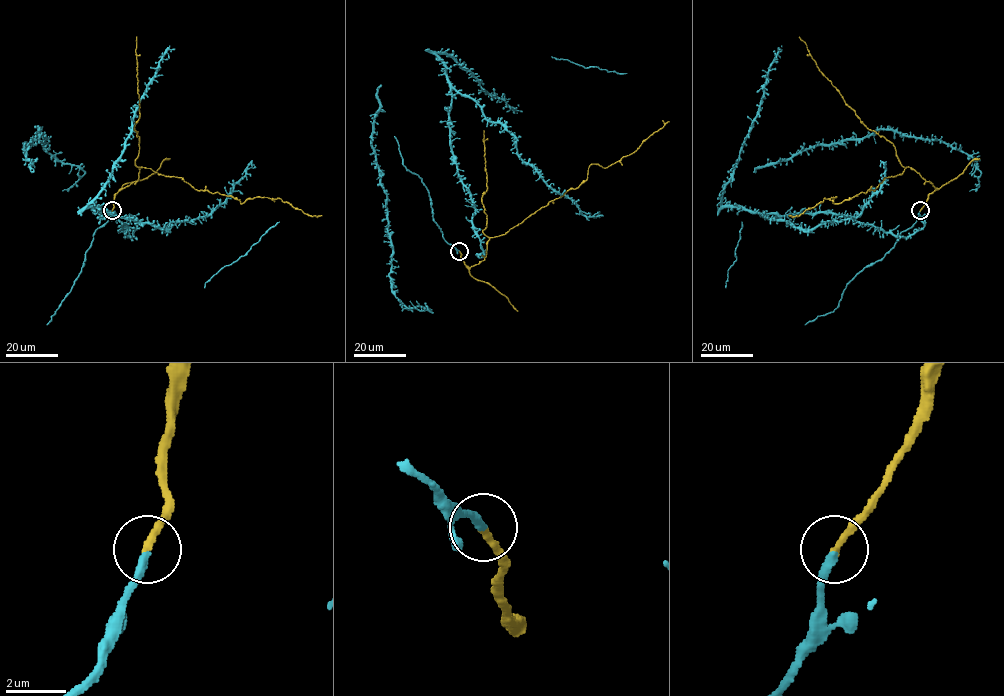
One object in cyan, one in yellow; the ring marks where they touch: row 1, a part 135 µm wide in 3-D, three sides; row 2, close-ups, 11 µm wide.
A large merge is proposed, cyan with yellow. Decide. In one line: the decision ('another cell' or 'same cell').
same cell

